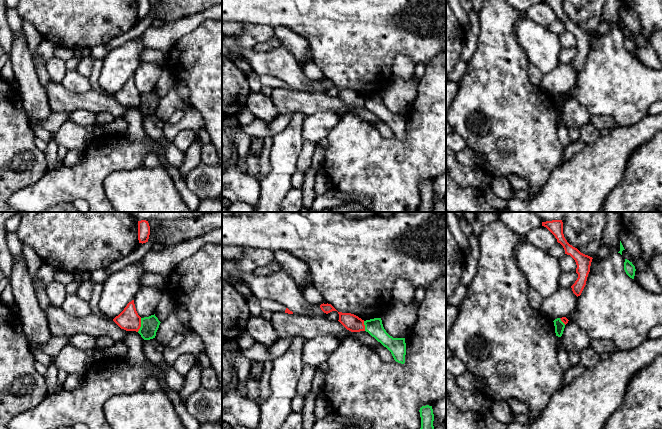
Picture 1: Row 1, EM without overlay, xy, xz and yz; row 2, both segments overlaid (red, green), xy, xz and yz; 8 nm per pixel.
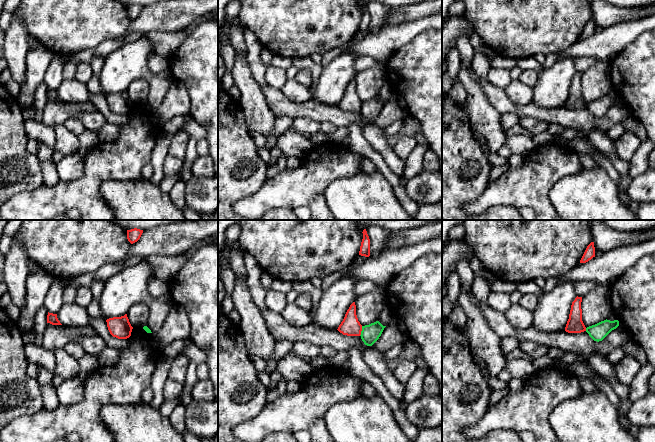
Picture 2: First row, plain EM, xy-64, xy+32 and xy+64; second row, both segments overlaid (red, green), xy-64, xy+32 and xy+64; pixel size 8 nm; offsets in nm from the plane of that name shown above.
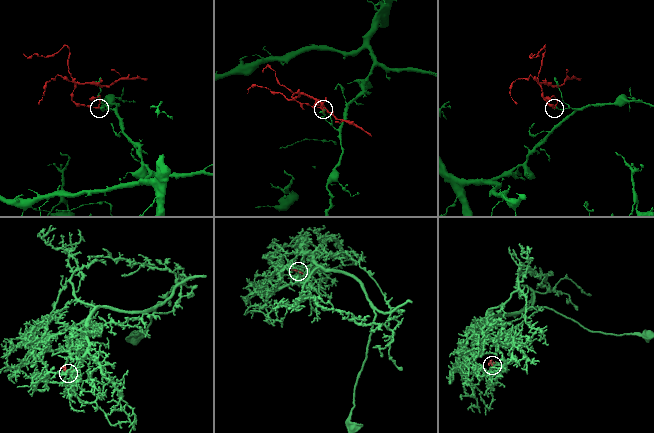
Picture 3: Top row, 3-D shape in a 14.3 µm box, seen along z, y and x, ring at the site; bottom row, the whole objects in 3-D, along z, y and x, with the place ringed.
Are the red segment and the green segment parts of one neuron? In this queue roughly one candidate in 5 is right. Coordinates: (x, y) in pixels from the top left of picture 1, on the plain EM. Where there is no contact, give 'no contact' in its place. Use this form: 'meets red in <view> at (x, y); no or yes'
meets red in xy at (140, 101); no

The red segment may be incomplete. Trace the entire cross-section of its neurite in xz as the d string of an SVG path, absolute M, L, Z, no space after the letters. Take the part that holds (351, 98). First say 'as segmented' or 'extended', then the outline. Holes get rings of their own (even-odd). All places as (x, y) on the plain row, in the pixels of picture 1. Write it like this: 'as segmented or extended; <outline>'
as segmented; M342 89L339 90L339 98L349 107L351 108L360 108L365 107L364 96L359 94L358 92L351 89Z

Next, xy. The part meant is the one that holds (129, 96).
as segmented; M134 76L129 78L124 86L113 97L126 107L138 108L141 103L141 93L138 91Z

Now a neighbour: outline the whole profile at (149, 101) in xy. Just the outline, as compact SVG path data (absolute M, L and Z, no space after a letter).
M155 90L149 93L141 94L141 103L138 109L144 116L153 115L156 112L160 99L161 98L158 96Z

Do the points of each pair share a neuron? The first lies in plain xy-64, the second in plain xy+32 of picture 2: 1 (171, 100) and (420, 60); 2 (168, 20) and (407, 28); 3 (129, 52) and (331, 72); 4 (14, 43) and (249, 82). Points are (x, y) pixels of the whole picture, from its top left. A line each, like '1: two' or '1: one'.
1: two
2: two
3: one
4: one

